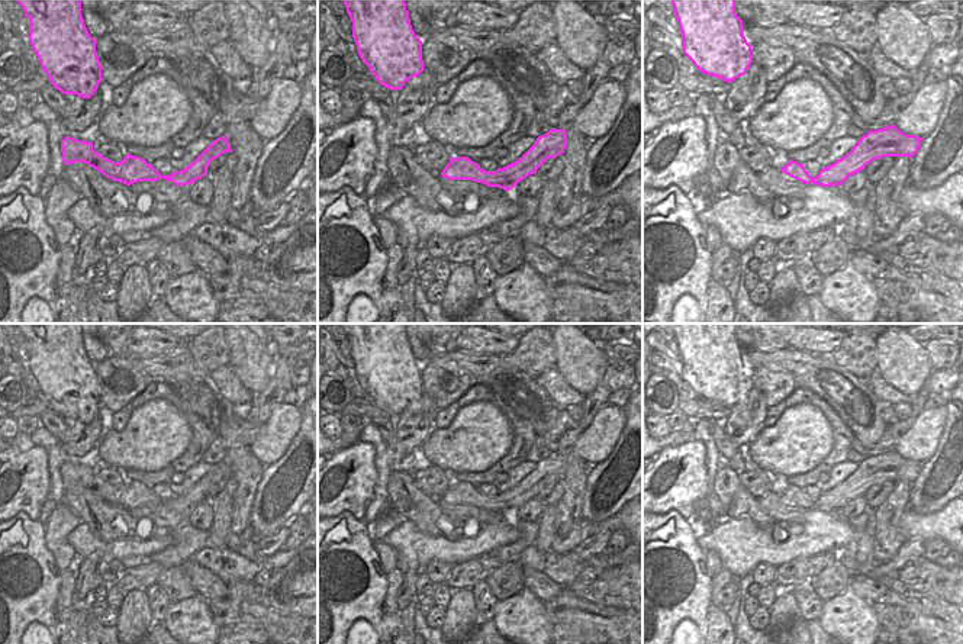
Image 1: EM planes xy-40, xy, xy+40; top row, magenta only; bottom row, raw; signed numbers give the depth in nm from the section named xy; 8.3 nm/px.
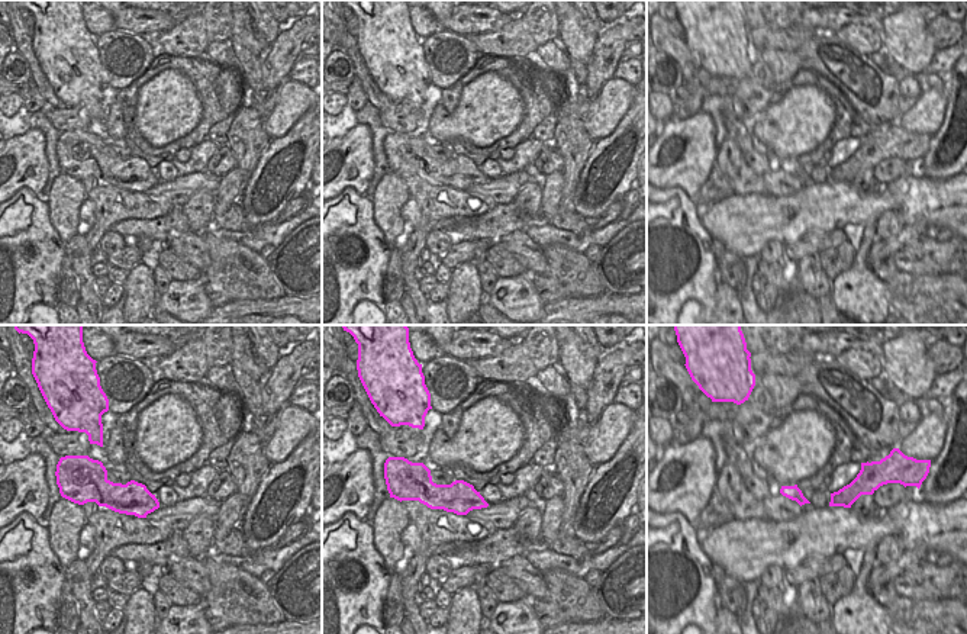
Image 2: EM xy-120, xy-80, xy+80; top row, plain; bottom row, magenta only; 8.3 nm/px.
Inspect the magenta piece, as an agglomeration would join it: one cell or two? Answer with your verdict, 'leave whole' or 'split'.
split

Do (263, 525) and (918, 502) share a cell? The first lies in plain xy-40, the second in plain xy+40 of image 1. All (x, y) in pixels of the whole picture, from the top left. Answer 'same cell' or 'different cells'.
same cell

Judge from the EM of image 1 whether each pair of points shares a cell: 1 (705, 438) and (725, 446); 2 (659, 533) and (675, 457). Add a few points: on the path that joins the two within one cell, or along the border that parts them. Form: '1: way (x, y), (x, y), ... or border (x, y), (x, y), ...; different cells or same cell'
1: border (714, 419), (711, 437), (720, 453); different cells
2: border (657, 512), (678, 511), (693, 525); different cells

